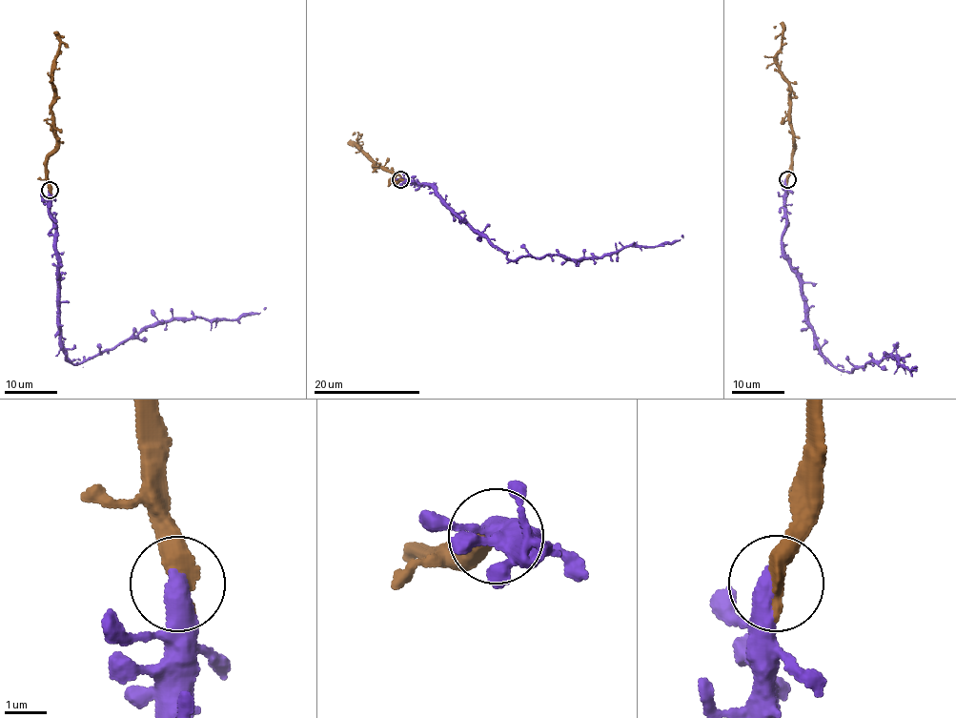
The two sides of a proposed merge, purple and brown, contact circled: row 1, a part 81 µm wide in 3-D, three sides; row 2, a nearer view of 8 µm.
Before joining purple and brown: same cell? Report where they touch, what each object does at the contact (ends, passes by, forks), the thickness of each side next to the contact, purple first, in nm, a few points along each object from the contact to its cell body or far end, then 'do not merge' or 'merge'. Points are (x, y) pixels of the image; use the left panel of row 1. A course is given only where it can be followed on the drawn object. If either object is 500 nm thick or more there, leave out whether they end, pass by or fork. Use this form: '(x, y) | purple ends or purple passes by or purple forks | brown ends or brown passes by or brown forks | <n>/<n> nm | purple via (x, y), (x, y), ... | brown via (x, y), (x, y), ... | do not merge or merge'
(50, 190) | 460/500 nm | purple via (50, 190), (61, 349), (73, 364), (112, 350), (140, 331), (164, 322), (201, 317), (239, 318), (266, 309) | brown via (50, 190), (47, 156), (55, 144), (52, 61), (59, 46), (57, 33), (64, 37) | merge

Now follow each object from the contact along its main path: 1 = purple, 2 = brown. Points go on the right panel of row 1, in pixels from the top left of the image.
1: (786, 180), (783, 251), (799, 280), (815, 348), (851, 373), (893, 357), (914, 367)
2: (786, 180), (791, 168), (793, 147), (790, 88), (778, 63), (782, 26), (774, 28)

